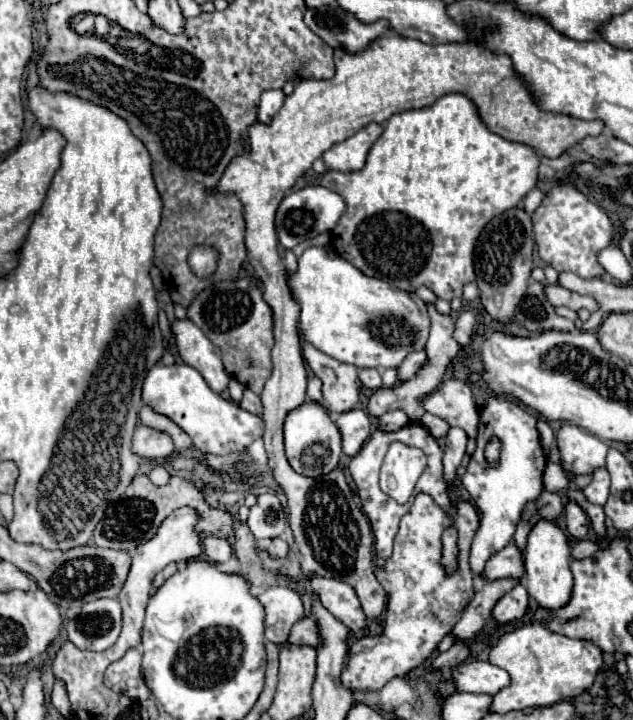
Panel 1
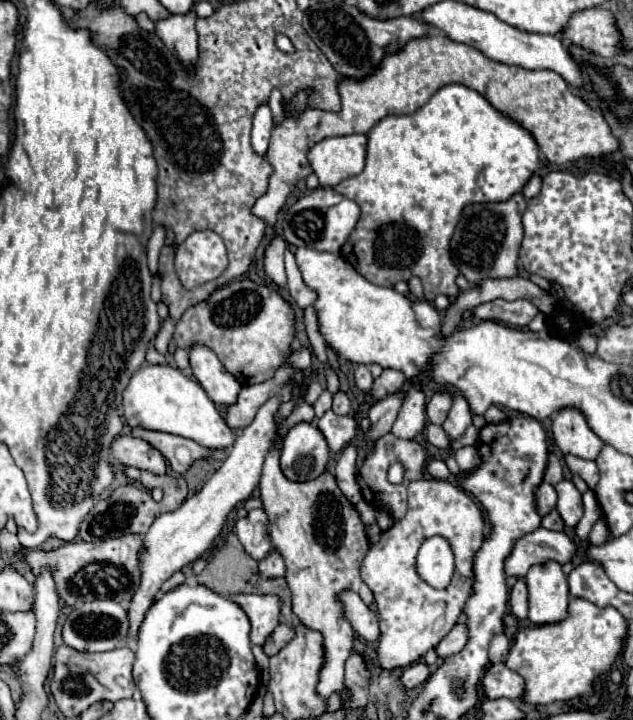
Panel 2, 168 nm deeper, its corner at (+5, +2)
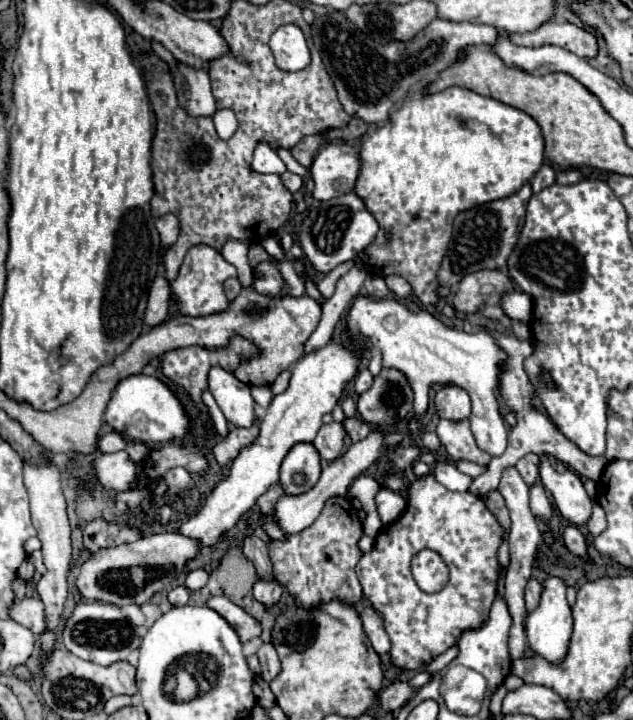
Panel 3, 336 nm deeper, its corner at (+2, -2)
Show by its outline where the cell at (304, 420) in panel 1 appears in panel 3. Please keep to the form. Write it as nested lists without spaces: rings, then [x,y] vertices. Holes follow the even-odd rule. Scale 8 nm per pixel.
[[[310,442],[296,444],[286,454],[280,468],[280,484],[290,496],[298,496],[308,492],[320,478],[322,458],[318,450]]]

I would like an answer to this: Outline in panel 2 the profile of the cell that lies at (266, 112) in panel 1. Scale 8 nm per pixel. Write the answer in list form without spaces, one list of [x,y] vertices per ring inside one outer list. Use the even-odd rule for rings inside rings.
[[[261,104],[253,118],[253,130],[251,130],[251,146],[259,156],[265,156],[265,152],[267,152],[271,128],[273,128],[271,110],[267,104]]]

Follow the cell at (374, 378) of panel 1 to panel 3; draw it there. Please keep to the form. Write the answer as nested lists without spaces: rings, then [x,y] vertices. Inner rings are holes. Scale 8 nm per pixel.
[[[368,368],[360,370],[360,374],[356,376],[356,386],[354,386],[356,394],[362,394],[362,392],[366,392],[366,390],[370,388],[370,384],[372,384],[372,374],[370,374],[370,370],[368,370]]]

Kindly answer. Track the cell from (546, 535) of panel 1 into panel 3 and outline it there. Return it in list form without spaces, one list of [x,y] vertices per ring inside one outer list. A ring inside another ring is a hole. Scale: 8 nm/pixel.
[[[548,576],[542,582],[542,594],[540,594],[538,608],[526,616],[528,644],[530,644],[534,654],[540,654],[546,660],[558,664],[558,662],[562,662],[562,658],[568,652],[570,634],[572,634],[572,612],[570,612],[568,600],[566,600],[566,584],[562,578]]]

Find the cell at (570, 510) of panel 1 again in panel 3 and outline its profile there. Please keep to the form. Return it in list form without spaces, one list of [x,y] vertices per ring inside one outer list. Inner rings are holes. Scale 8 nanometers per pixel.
[[[540,456],[540,480],[546,490],[552,492],[554,502],[560,510],[560,514],[572,522],[574,526],[582,526],[592,516],[592,500],[588,498],[582,480],[576,472],[566,470],[564,474],[558,474],[554,466],[550,464],[548,456]]]

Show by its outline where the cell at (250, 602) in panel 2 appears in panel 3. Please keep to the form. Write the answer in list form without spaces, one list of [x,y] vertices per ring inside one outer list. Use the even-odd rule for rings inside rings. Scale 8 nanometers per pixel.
[[[214,596],[206,604],[212,610],[216,610],[218,614],[222,614],[234,626],[234,630],[238,632],[238,636],[240,636],[242,642],[248,642],[248,640],[258,638],[262,634],[262,624],[254,616],[250,616],[244,608],[240,608],[234,602],[230,602],[228,598]]]

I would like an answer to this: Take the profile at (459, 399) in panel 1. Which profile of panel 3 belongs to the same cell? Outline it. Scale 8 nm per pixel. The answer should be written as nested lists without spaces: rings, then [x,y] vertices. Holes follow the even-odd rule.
[[[440,420],[436,426],[436,434],[454,462],[468,460],[480,466],[488,466],[488,462],[492,460],[488,452],[478,448],[474,434],[470,432],[470,426],[460,426],[458,422],[450,420]]]

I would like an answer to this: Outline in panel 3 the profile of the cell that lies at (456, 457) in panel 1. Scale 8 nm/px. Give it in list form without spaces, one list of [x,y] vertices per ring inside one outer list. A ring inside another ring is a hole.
[[[444,386],[434,398],[440,418],[458,422],[470,416],[470,396],[458,386]]]

